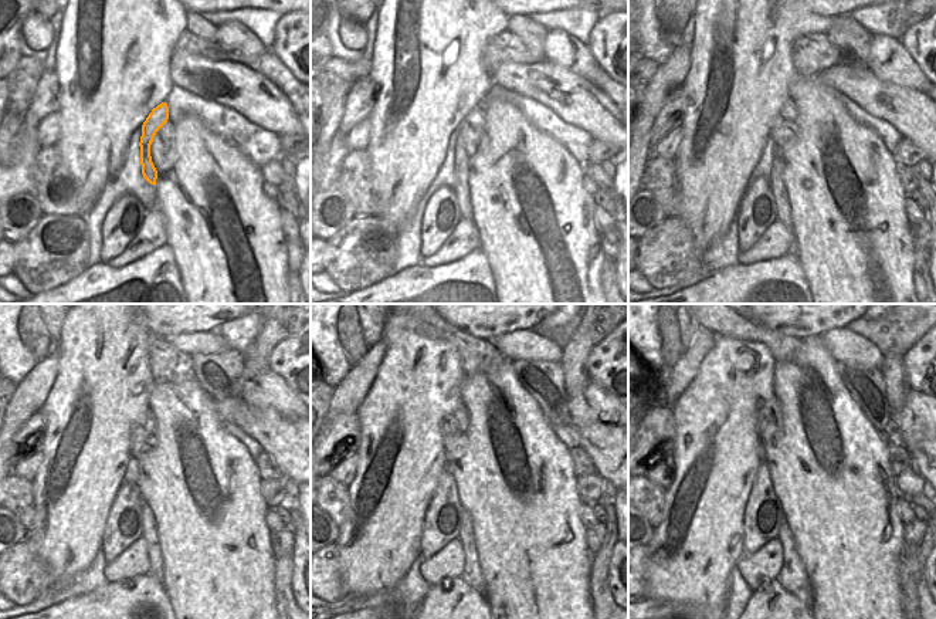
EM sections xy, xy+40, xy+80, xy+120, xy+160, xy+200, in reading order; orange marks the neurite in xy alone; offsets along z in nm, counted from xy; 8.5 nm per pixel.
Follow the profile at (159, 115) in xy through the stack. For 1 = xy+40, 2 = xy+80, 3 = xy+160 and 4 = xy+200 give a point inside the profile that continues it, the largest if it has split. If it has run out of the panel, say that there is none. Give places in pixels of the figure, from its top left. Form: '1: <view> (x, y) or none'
1: xy+40 (461, 162)
2: xy+80 (777, 185)
3: xy+160 (472, 575)
4: xy+200 (793, 577)

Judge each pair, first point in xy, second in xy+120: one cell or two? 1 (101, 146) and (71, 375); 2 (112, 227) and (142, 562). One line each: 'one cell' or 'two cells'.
1: one cell
2: two cells

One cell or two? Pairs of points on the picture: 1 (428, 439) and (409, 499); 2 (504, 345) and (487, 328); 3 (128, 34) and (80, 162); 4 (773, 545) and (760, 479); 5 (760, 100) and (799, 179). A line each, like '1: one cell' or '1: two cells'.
1: one cell
2: two cells
3: one cell
4: two cells
5: two cells

